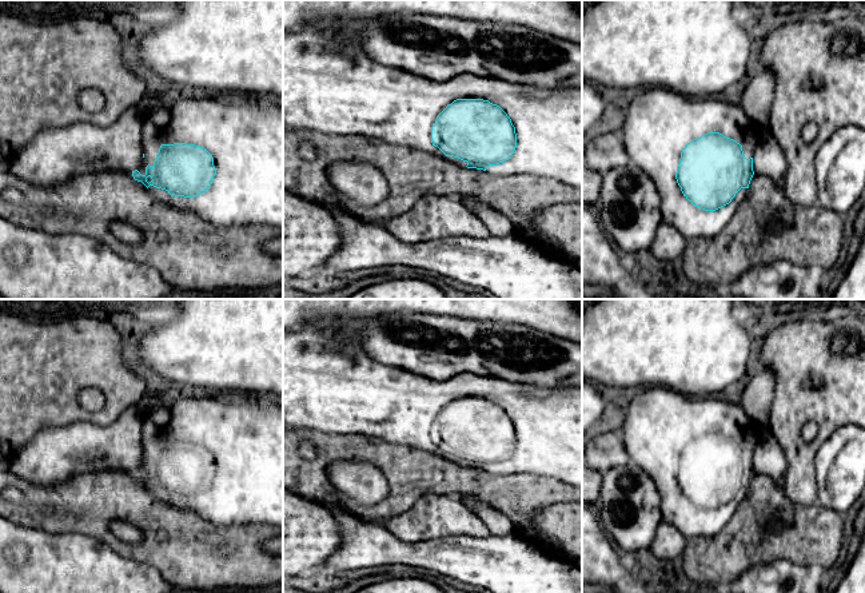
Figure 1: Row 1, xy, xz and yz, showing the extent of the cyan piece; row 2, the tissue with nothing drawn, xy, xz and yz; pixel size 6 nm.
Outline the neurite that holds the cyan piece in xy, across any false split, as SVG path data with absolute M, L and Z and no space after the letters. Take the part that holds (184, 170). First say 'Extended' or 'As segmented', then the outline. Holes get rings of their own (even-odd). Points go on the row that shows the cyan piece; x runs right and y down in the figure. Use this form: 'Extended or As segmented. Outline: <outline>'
Extended. Outline: M262 97L260 100L250 100L240 104L226 103L223 100L216 99L179 99L172 106L158 108L150 114L141 116L141 142L143 142L143 160L137 170L132 171L132 176L135 180L141 182L147 188L152 198L158 202L162 202L171 208L176 210L190 210L195 212L198 216L204 219L211 228L231 228L235 226L246 226L246 224L267 224L276 228L283 228L283 100Z

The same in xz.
Extended. Outline: M315 27L283 31L283 131L370 136L445 158L461 167L498 176L543 176L582 190L582 87L538 88L471 73L432 81L379 64L358 43L328 37Z

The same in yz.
Extended. Outline: M662 87L638 88L629 93L617 130L623 136L630 162L653 179L659 192L663 222L677 228L686 240L713 238L726 227L745 199L754 175L753 155L760 135L740 104L719 96L683 96Z

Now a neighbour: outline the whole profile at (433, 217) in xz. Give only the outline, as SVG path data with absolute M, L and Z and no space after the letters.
M426 195L412 208L383 223L402 243L422 243L455 235L487 238L485 223L454 196Z

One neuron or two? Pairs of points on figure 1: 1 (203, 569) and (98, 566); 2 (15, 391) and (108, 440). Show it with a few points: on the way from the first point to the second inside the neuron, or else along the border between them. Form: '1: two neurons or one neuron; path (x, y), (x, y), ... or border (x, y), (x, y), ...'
1: two neurons; border (124, 556), (152, 565), (166, 578)
2: two neurons; border (107, 425), (72, 422), (46, 428)

